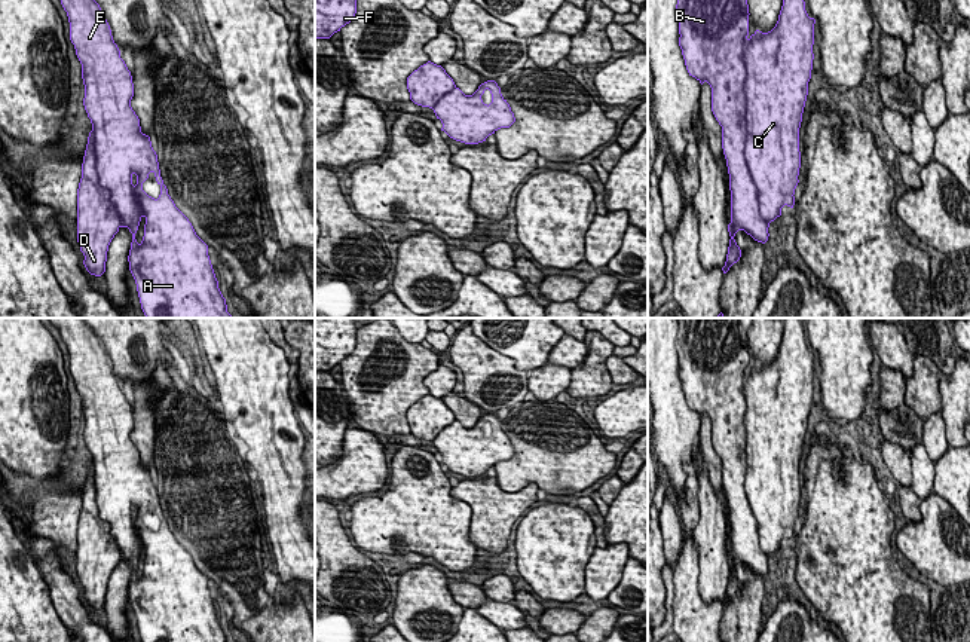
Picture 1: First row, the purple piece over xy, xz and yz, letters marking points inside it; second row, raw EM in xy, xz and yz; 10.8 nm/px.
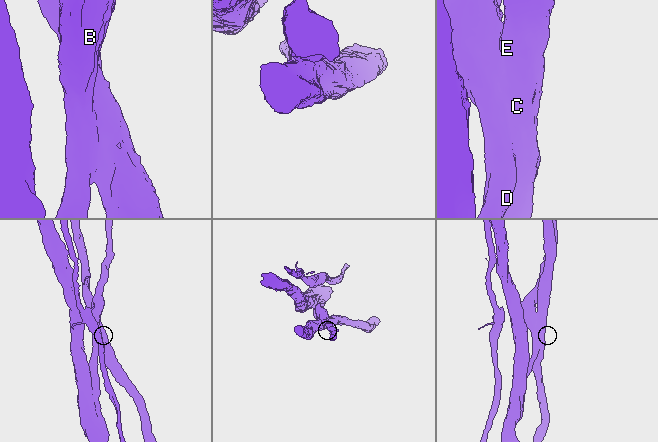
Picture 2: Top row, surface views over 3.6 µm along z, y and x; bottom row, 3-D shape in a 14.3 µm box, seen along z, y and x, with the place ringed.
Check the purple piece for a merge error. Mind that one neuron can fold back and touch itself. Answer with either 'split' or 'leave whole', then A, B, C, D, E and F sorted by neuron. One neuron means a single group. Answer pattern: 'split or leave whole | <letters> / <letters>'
split | A C E / B D F

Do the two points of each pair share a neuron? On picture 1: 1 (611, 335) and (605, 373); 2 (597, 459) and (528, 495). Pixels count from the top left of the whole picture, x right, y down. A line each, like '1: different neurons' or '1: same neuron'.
1: different neurons
2: different neurons

